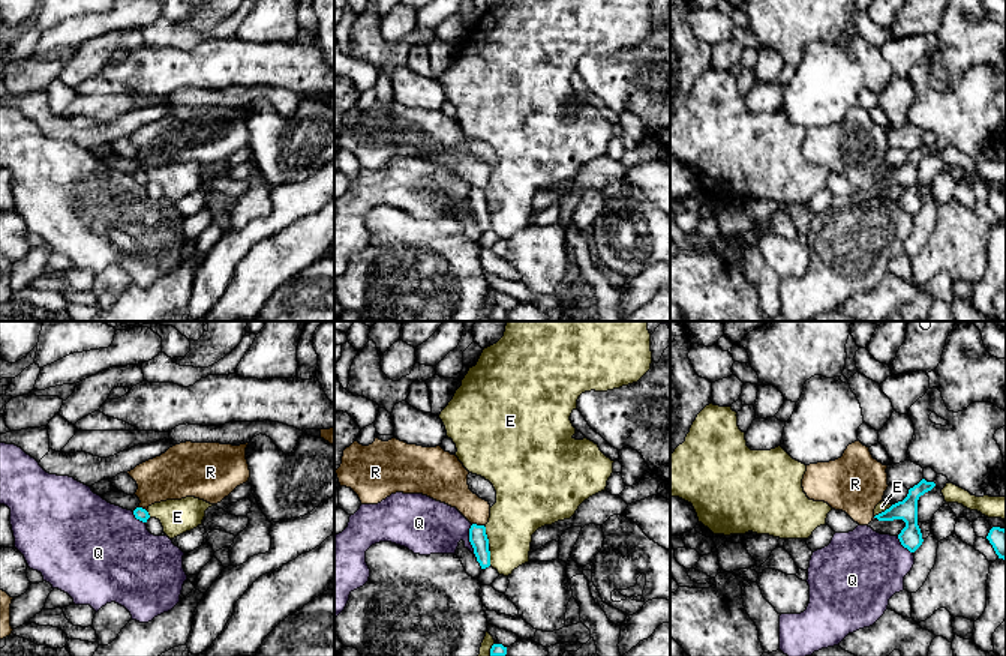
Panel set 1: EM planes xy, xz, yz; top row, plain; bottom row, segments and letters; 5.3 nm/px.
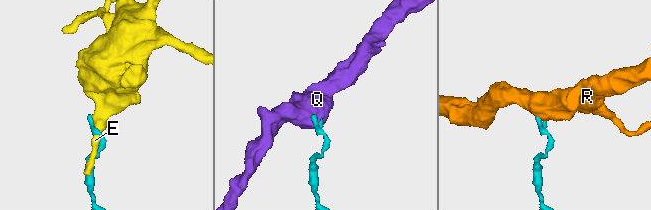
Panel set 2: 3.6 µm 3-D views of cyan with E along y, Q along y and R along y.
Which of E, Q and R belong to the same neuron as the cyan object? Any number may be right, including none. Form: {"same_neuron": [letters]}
{"same_neuron": []}

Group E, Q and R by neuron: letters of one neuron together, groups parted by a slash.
E / Q / R

